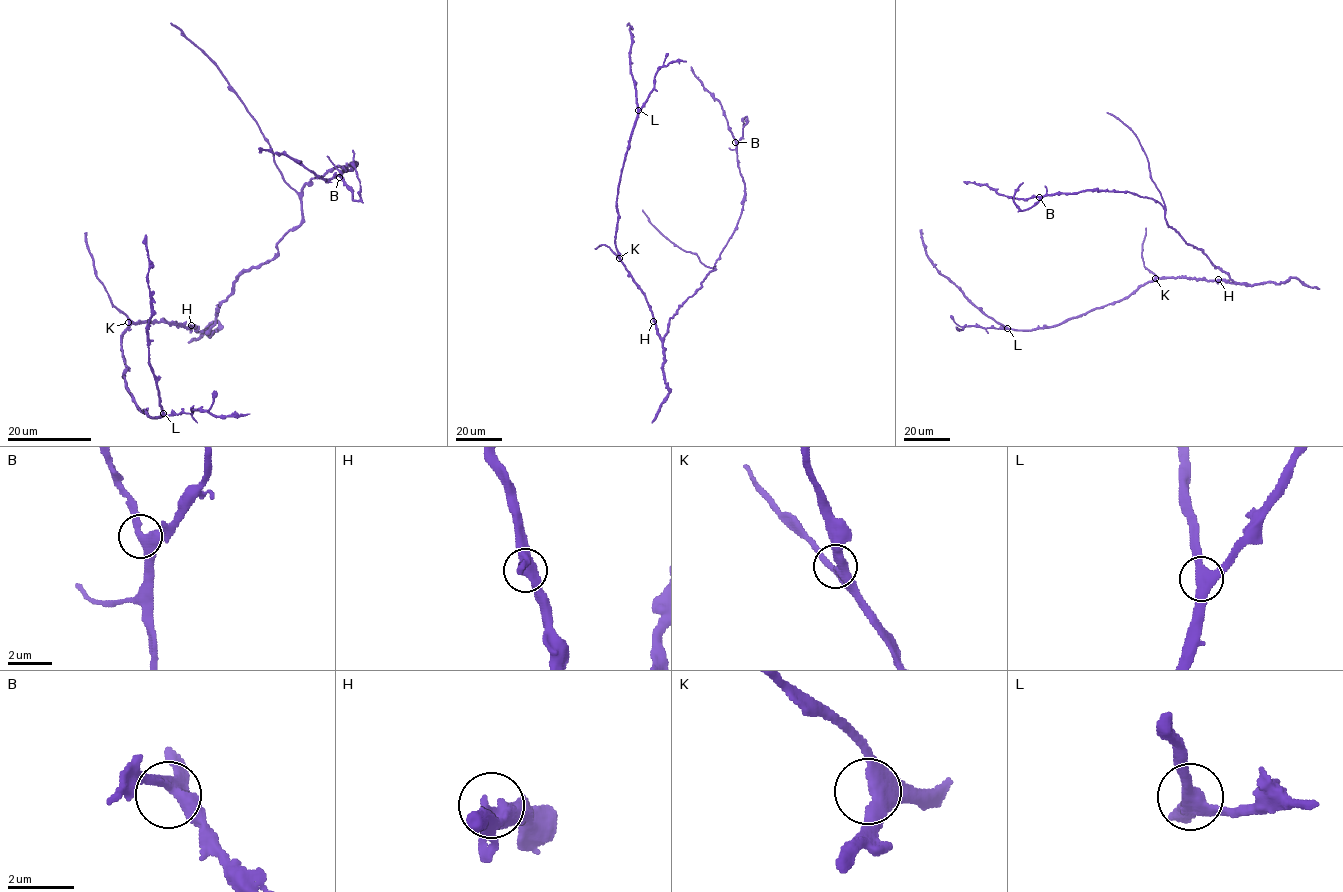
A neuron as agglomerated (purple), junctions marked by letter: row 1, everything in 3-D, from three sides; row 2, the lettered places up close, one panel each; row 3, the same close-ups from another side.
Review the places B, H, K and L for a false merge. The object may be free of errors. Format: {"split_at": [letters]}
{"split_at": []}

